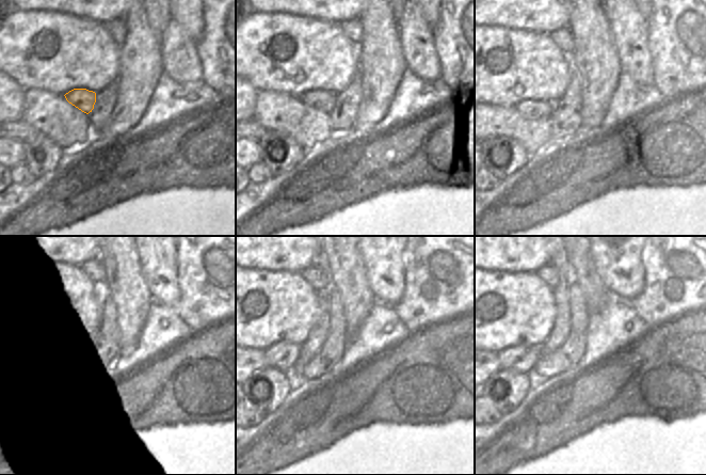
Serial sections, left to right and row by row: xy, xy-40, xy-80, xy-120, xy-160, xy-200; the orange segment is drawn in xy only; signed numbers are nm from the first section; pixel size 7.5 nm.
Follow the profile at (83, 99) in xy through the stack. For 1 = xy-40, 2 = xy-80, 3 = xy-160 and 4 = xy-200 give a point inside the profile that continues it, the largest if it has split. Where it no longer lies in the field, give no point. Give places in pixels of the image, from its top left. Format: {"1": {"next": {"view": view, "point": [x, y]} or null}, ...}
{"1": {"next": {"view": "xy-40", "point": [324, 100]}}, "2": {"next": {"view": "xy-80", "point": [528, 109]}}, "3": {"next": {"view": "xy-160", "point": [281, 355]}}, "4": {"next": {"view": "xy-200", "point": [522, 358]}}}

